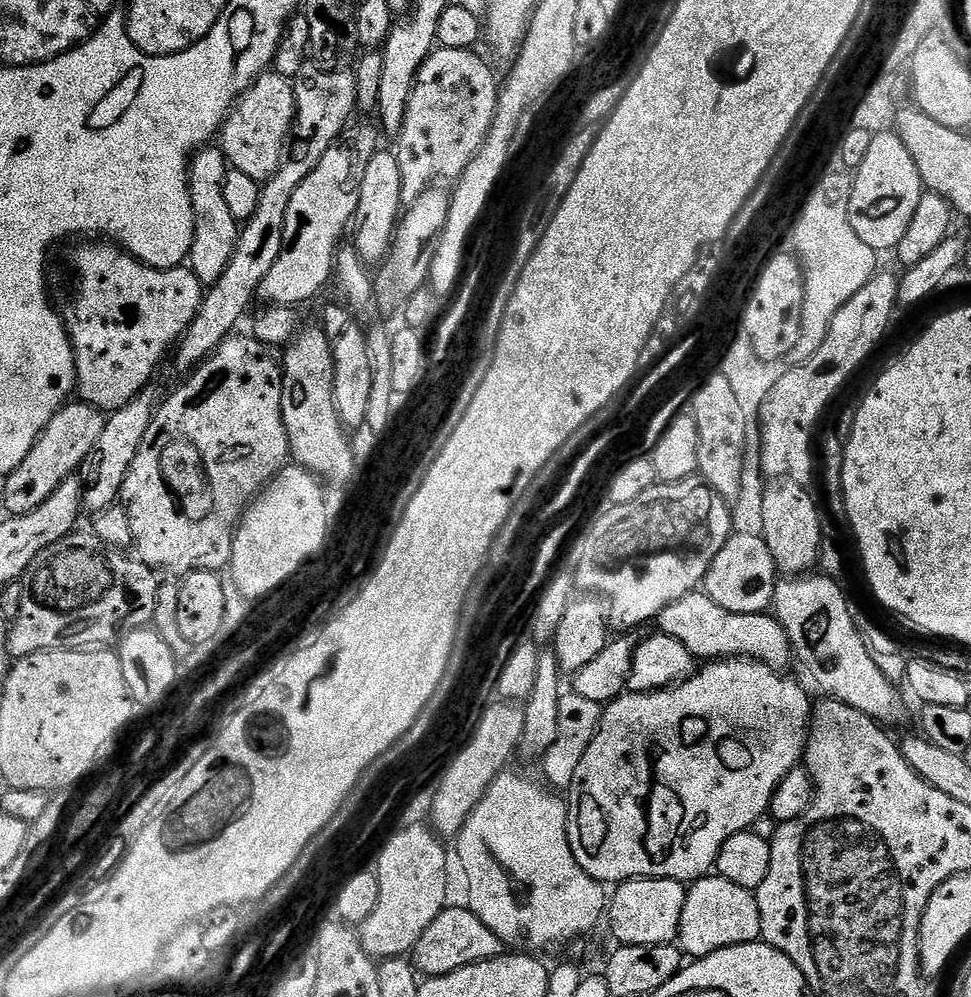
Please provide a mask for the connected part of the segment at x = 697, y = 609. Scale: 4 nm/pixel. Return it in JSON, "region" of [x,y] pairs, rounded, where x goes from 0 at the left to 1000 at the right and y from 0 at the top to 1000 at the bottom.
{"region":[[[724,592],[716,594],[708,594],[702,600],[698,600],[698,604],[690,604],[690,608],[686,608],[680,613],[678,619],[679,633],[690,640],[698,640],[698,644],[702,644],[702,648],[706,648],[706,652],[711,652],[711,656],[720,660],[725,664],[736,664],[747,660],[769,660],[772,662],[784,662],[786,666],[791,666],[794,670],[800,672],[811,671],[812,665],[817,665],[818,655],[816,653],[816,645],[812,643],[809,632],[803,627],[802,622],[795,616],[756,616],[752,612],[744,612],[744,608],[739,608],[739,604],[735,604]]]}

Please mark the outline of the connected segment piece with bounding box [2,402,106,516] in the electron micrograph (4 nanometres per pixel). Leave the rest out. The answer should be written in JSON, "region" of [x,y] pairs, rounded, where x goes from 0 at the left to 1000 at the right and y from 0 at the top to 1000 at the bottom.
{"region":[[[71,403],[51,419],[47,431],[35,443],[31,455],[23,459],[10,476],[3,478],[2,487],[6,491],[6,508],[3,513],[13,518],[31,516],[31,512],[39,512],[64,483],[75,480],[85,470],[87,460],[97,451],[97,443],[105,436],[108,414],[96,405]]]}

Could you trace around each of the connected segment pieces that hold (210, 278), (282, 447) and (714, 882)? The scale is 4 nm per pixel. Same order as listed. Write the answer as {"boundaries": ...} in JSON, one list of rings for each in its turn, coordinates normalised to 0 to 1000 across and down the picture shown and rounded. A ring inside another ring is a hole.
{"boundaries":[[[[211,146],[199,155],[194,174],[194,190],[200,207],[202,226],[193,264],[198,274],[211,287],[222,285],[225,279],[229,279],[233,267],[237,267],[237,259],[241,259],[241,251],[247,238],[248,226],[241,219],[241,215],[237,215],[233,204],[231,180],[236,171],[237,165],[230,151],[222,146]]],[[[240,335],[233,338],[230,343],[222,348],[208,364],[203,365],[198,377],[173,402],[166,404],[162,408],[154,427],[150,431],[150,439],[142,447],[142,455],[138,455],[138,463],[130,475],[128,492],[126,494],[126,505],[134,516],[134,532],[136,533],[136,544],[139,557],[147,566],[152,567],[158,572],[170,570],[173,574],[185,574],[193,576],[199,572],[212,572],[220,574],[231,572],[239,565],[239,549],[243,539],[243,528],[247,524],[247,519],[251,517],[251,511],[264,501],[267,492],[272,486],[284,478],[289,471],[298,464],[299,446],[295,427],[290,419],[290,383],[292,375],[289,366],[279,357],[277,350],[269,345],[263,337],[258,335]]],[[[730,877],[708,888],[698,950],[709,961],[730,959],[752,949],[780,946],[784,942],[784,929],[785,921],[781,917],[778,894],[756,889],[756,885],[739,877]]]]}

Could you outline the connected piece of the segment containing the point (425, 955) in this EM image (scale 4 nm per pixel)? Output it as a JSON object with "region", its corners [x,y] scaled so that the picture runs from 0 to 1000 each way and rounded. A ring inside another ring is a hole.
{"region":[[[480,909],[465,910],[456,911],[451,921],[447,921],[443,929],[439,929],[439,937],[430,941],[428,950],[422,956],[427,970],[438,980],[463,977],[468,973],[476,973],[476,969],[491,967],[493,963],[520,958],[521,949],[511,940],[509,933],[505,933],[505,929],[501,929],[501,925],[492,921],[492,917],[488,917]]]}

